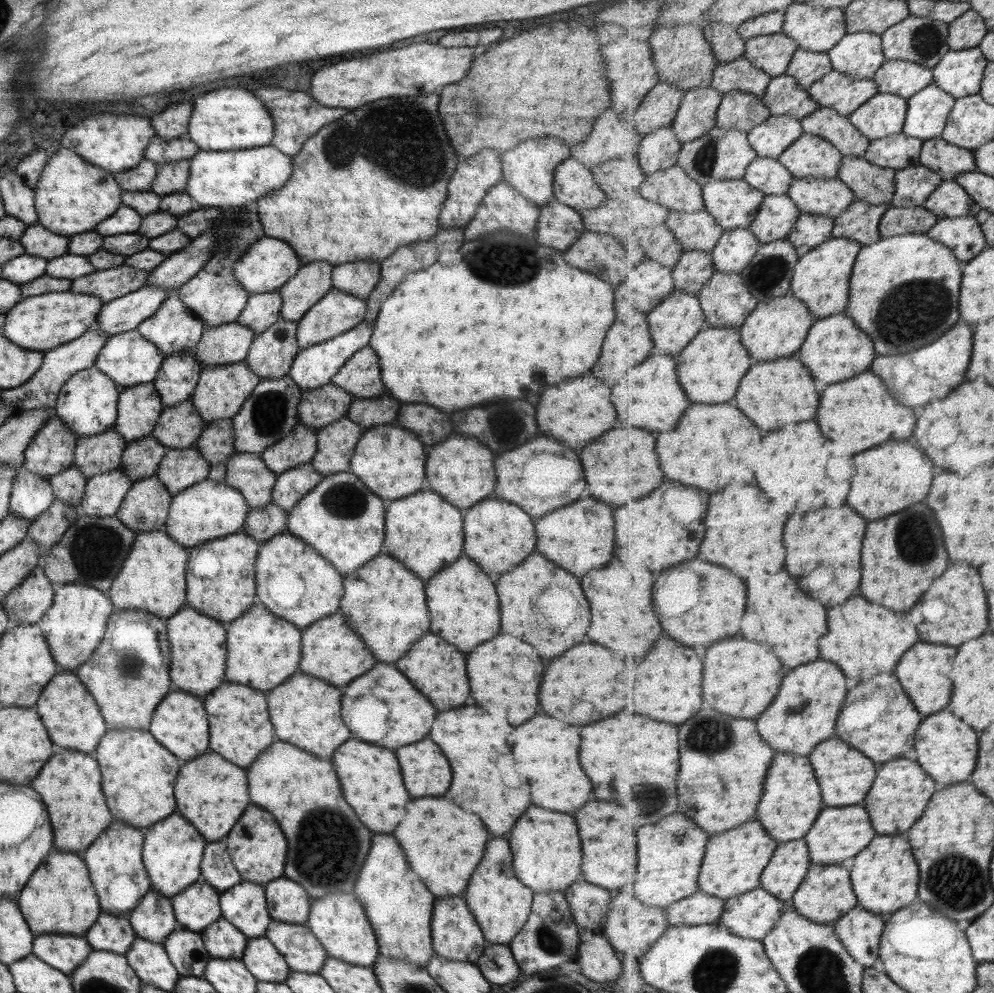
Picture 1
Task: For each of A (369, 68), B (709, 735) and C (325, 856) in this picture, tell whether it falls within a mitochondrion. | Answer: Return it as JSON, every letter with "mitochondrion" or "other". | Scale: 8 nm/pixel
{"A":"other","B":"mitochondrion","C":"mitochondrion"}

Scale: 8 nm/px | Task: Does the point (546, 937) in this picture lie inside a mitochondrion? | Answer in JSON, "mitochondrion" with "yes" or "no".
{"mitochondrion":"yes"}

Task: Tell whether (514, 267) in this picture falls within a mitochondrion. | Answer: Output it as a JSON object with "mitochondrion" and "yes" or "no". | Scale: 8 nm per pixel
{"mitochondrion":"yes"}

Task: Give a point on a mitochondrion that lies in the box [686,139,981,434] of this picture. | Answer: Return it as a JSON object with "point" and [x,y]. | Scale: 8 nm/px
{"point":[896,322]}

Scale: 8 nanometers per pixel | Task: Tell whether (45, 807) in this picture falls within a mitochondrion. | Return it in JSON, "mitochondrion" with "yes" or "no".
{"mitochondrion":"no"}

